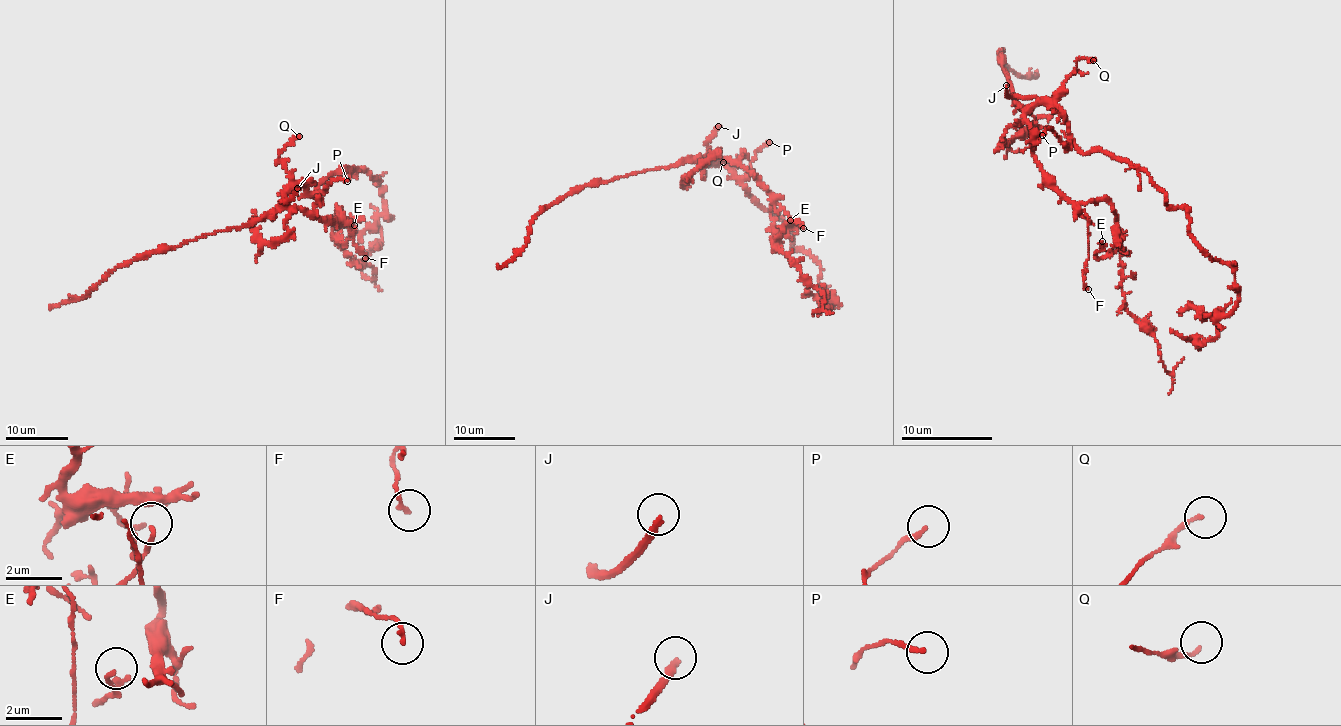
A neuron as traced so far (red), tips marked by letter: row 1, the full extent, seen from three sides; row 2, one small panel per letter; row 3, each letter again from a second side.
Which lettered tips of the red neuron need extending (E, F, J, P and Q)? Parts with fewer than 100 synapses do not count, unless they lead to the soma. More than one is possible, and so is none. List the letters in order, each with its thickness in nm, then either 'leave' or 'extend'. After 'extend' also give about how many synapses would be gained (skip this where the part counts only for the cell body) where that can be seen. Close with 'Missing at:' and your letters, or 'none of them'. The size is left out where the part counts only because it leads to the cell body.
E: calibre 130 nm; leave
F: calibre 160 nm; leave
J: calibre 200 nm; extend
P: calibre 180 nm; leave
Q: calibre 140 nm; leave
Missing at: J

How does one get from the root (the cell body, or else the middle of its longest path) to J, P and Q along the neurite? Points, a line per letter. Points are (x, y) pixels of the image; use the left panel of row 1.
J: (293, 188), (284, 192), (284, 201), (290, 199), (297, 188)
P: (293, 188), (300, 185), (309, 194), (323, 191), (332, 180), (347, 181)
Q: (293, 188), (292, 175), (280, 154), (287, 144), (299, 136)

